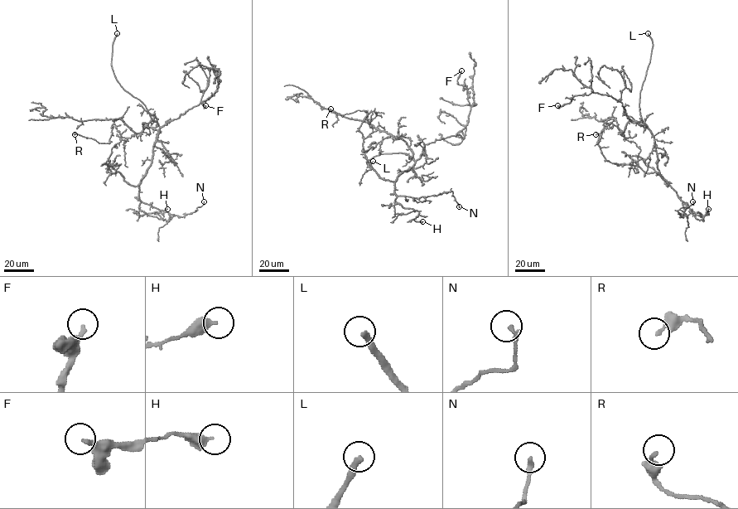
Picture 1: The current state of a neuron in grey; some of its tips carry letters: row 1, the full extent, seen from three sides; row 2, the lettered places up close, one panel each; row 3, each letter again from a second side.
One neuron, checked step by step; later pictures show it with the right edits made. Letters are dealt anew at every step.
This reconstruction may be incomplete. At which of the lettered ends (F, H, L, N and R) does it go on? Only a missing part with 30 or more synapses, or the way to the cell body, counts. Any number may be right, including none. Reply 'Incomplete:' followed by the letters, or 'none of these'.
Incomplete: L

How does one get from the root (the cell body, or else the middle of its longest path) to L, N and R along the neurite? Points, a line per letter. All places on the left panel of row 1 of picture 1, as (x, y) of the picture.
L: (157, 133), (158, 124), (151, 118), (146, 106), (122, 88), (114, 74), (112, 46), (117, 33)
N: (157, 133), (152, 162), (139, 185), (139, 199), (180, 216), (195, 211), (204, 201)
R: (157, 133), (159, 126), (155, 121), (151, 120), (135, 133), (118, 118), (112, 124), (108, 143), (74, 134)

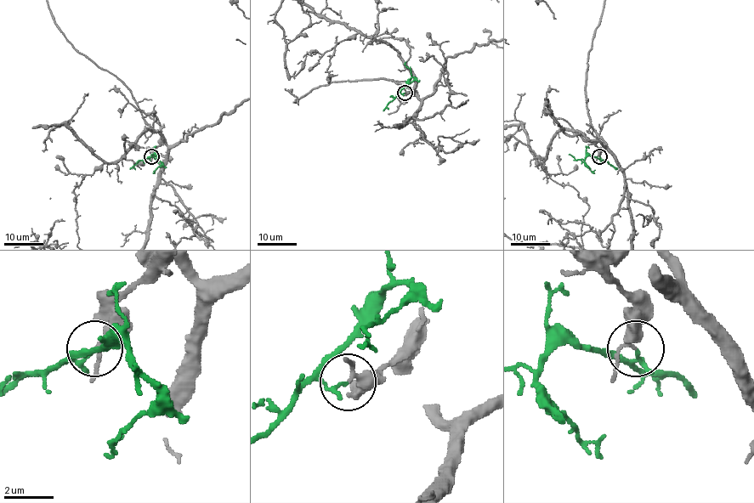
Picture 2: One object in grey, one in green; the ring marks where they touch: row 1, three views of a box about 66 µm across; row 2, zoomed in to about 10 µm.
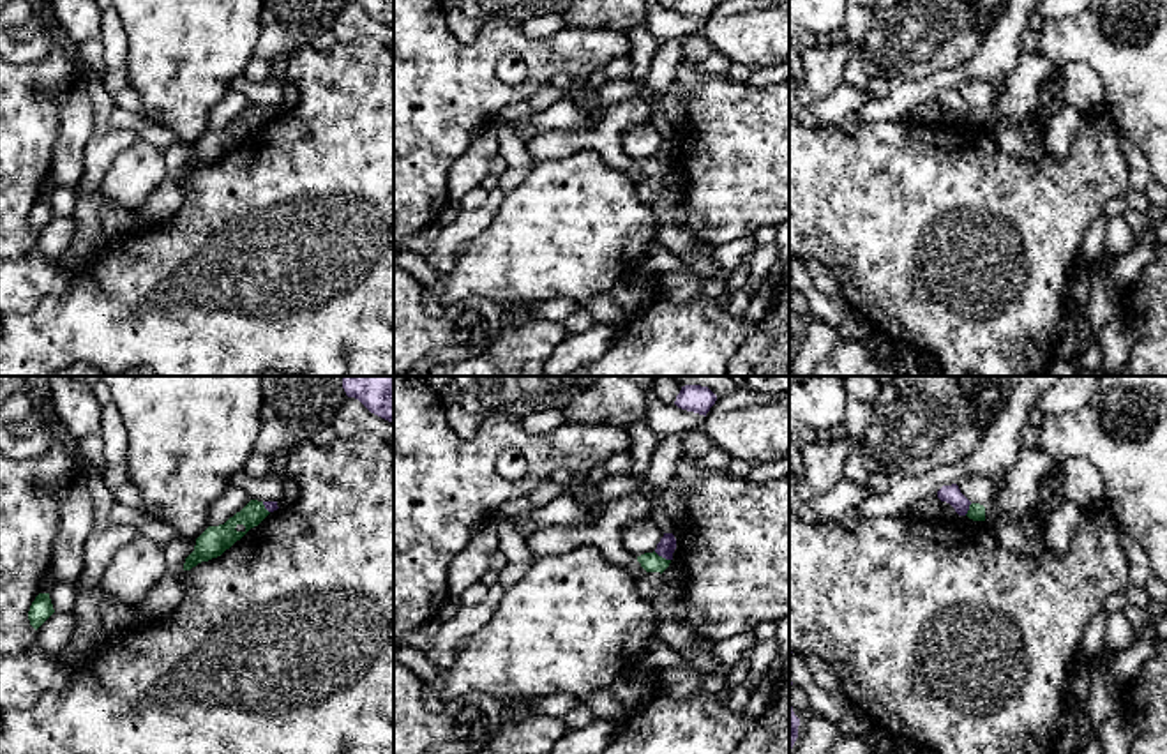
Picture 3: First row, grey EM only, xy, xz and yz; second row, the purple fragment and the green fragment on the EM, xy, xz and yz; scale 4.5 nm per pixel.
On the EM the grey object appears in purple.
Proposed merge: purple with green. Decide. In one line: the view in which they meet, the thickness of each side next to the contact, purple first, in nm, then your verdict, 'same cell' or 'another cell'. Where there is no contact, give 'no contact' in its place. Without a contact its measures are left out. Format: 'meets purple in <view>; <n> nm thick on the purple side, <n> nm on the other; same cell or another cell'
meets purple in xz; 80 nm thick on the purple side, 90 nm on the other; another cell

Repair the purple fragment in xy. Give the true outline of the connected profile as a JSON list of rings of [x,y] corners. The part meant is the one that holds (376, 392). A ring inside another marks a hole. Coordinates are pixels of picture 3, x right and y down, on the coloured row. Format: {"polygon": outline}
{"polygon": [[[343,376],[343,388],[371,413],[394,424],[394,376]]]}

